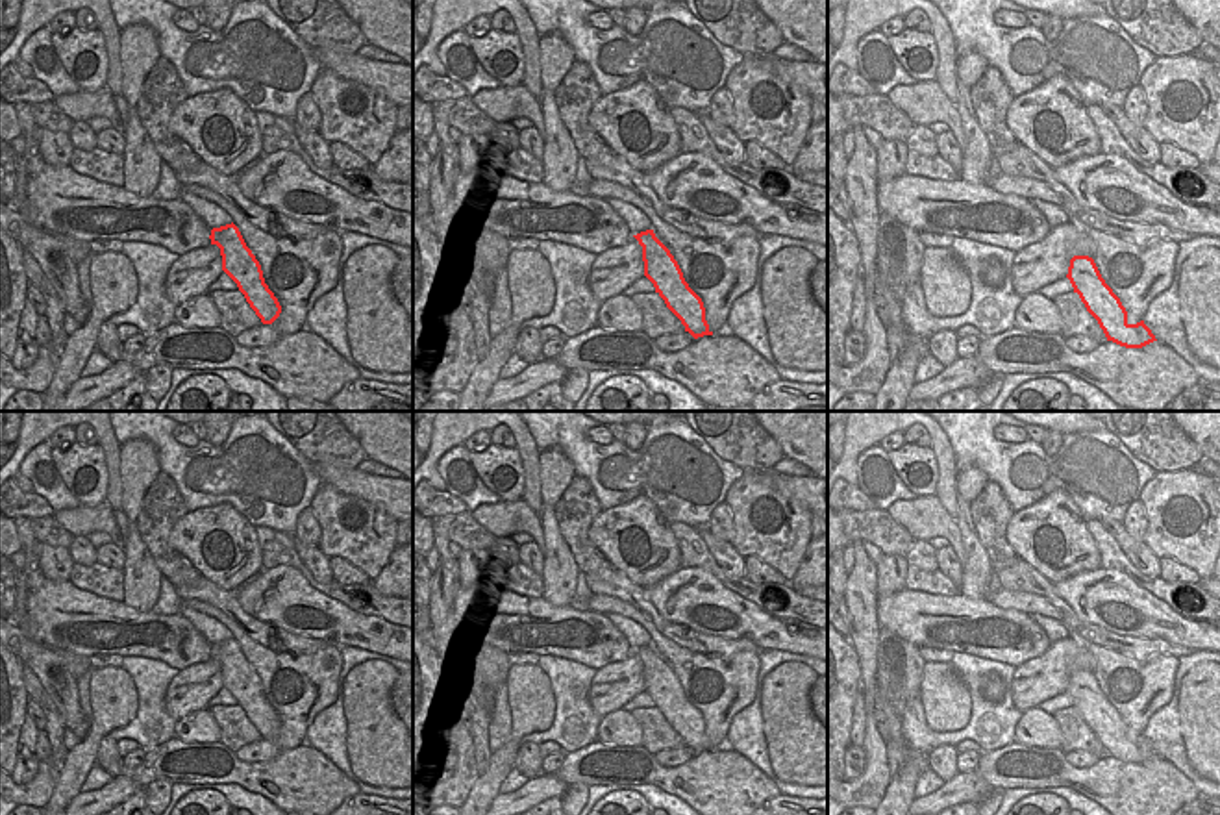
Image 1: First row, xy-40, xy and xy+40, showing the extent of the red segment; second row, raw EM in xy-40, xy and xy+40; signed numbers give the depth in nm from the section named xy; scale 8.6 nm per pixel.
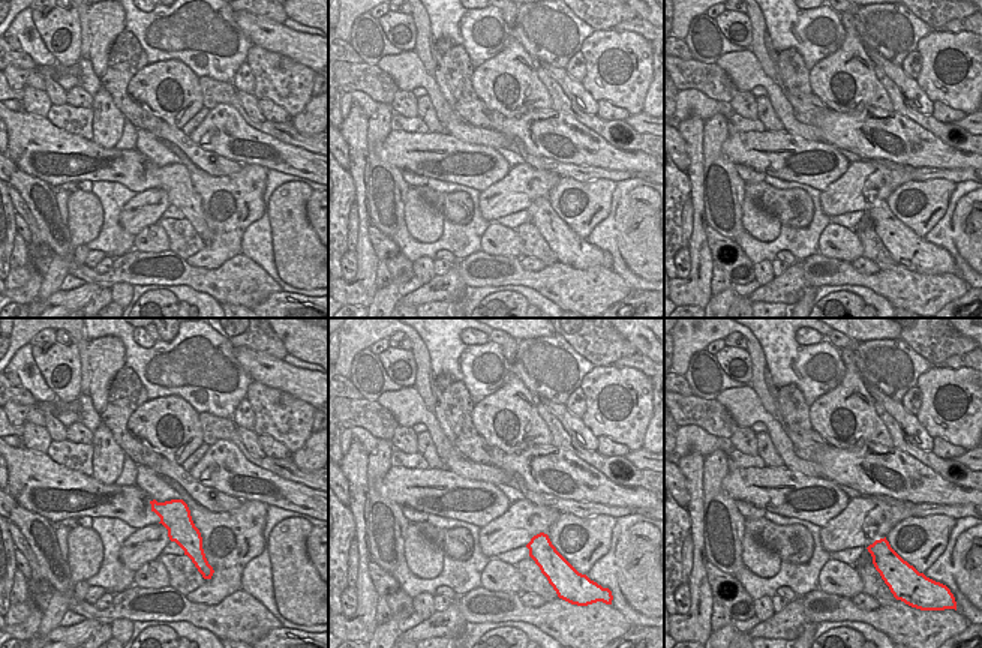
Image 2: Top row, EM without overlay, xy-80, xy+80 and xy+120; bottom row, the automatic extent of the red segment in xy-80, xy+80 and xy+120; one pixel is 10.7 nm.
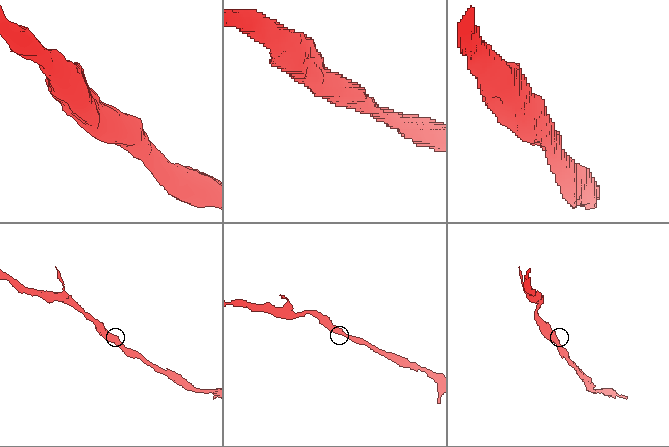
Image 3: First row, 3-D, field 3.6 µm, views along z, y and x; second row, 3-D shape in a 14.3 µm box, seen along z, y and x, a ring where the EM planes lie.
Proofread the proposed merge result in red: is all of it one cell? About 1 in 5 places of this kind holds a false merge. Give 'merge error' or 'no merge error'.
no merge error

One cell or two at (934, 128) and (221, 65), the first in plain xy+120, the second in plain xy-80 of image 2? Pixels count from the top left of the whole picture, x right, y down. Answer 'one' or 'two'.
two

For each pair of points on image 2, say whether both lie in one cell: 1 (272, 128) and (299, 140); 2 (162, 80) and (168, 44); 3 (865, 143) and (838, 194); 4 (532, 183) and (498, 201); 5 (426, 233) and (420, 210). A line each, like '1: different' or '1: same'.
1: same
2: different
3: different
4: same
5: same

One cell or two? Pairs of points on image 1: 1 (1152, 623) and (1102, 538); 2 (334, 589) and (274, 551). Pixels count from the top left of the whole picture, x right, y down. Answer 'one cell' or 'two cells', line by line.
1: two cells
2: one cell

